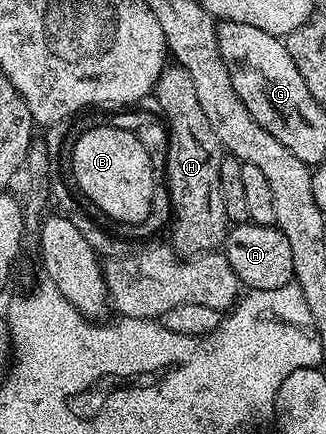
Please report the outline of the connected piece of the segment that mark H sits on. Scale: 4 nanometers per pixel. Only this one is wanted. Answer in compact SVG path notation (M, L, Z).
M168 64L157 79L153 96L161 103L162 116L167 126L167 185L171 188L171 209L175 212L175 230L169 238L170 244L180 254L198 255L218 250L226 242L229 222L225 215L225 198L221 195L221 159L225 150L221 139L217 139L217 131L209 124L201 102L197 99L197 90L193 87L193 79L189 79L189 71L180 65Z

